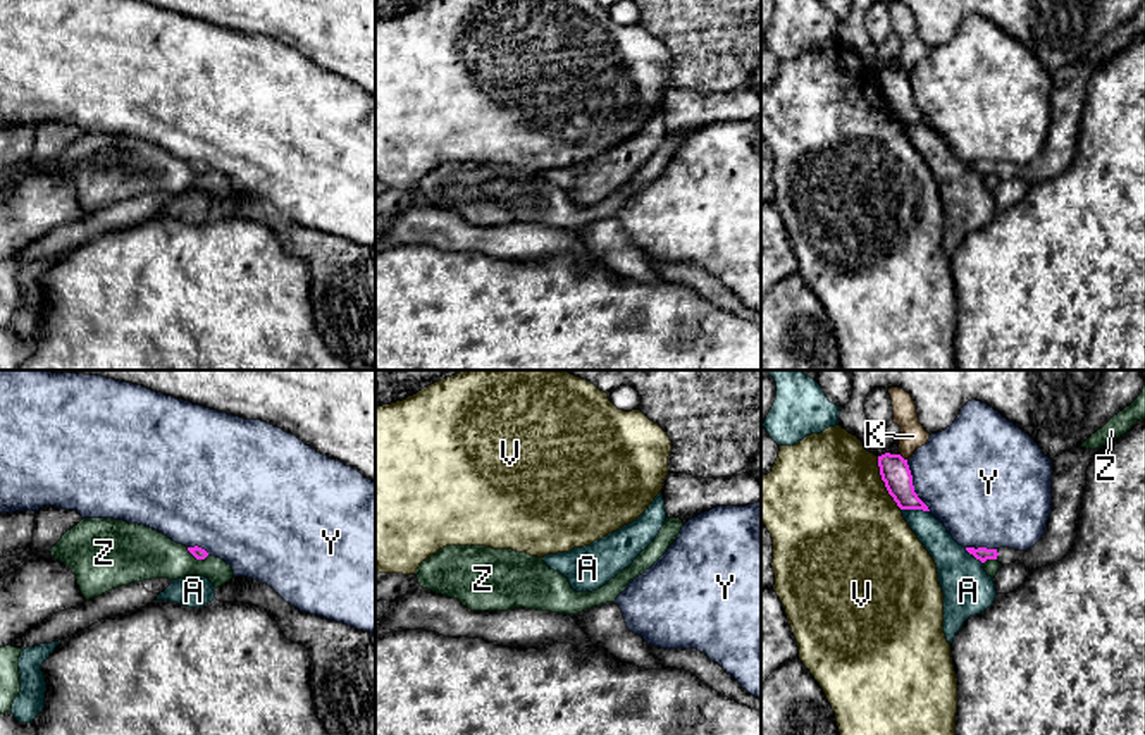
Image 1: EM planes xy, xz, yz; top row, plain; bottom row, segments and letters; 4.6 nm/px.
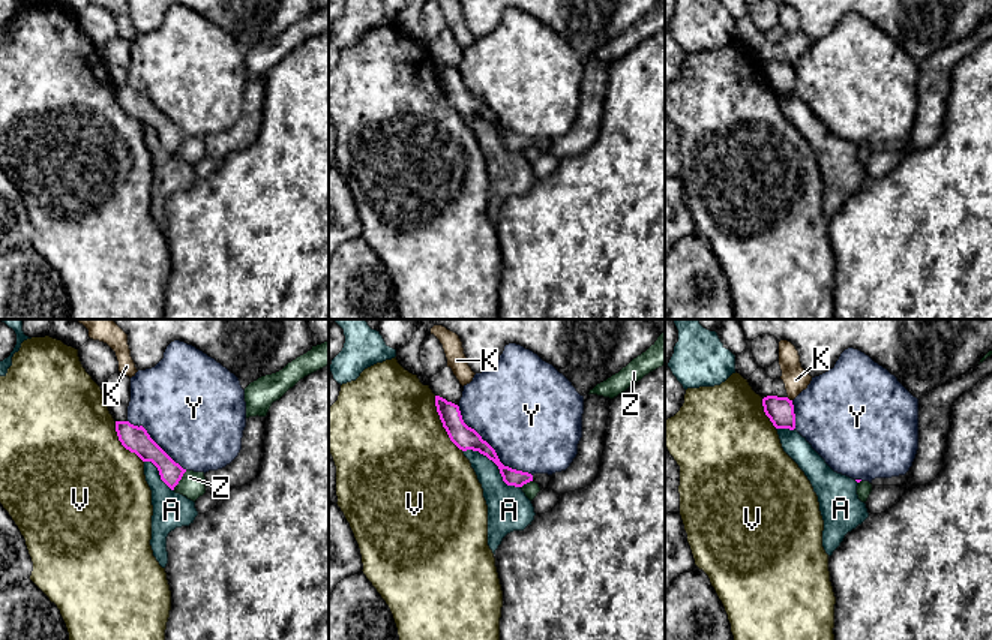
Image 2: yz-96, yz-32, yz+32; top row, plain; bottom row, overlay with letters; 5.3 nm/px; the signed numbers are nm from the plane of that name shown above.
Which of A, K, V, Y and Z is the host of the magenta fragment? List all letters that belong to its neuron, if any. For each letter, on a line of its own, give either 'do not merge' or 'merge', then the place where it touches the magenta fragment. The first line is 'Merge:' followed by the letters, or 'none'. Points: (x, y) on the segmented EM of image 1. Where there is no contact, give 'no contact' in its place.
Merge: none
A: do not merge; contact yz (915, 508)
K: do not merge; contact yz (901, 457)
V: do not merge; contact yz (884, 481)
Y: do not merge; contact yz (913, 486)
Z: do not merge; contact xy (197, 558)

